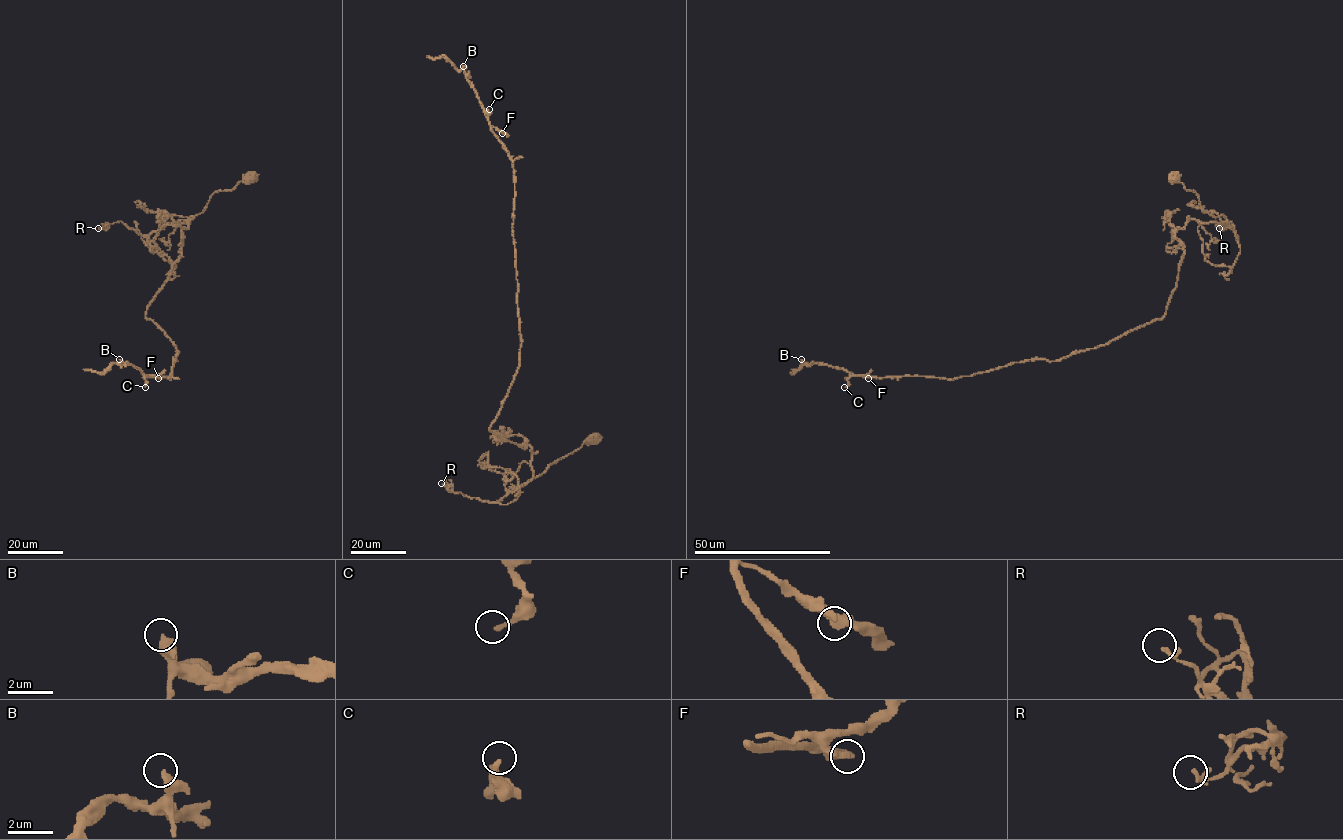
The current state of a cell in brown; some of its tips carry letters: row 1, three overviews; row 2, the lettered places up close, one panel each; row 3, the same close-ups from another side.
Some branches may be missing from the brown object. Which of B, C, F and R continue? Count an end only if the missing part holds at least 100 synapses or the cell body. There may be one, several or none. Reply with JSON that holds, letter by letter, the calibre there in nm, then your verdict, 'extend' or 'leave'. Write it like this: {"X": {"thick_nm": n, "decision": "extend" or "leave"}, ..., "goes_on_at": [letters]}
{"B": {"thick_nm": 320, "decision": "leave"}, "C": {"thick_nm": 190, "decision": "leave"}, "F": {"thick_nm": 240, "decision": "leave"}, "R": {"thick_nm": 200, "decision": "leave"}, "goes_on_at": []}

